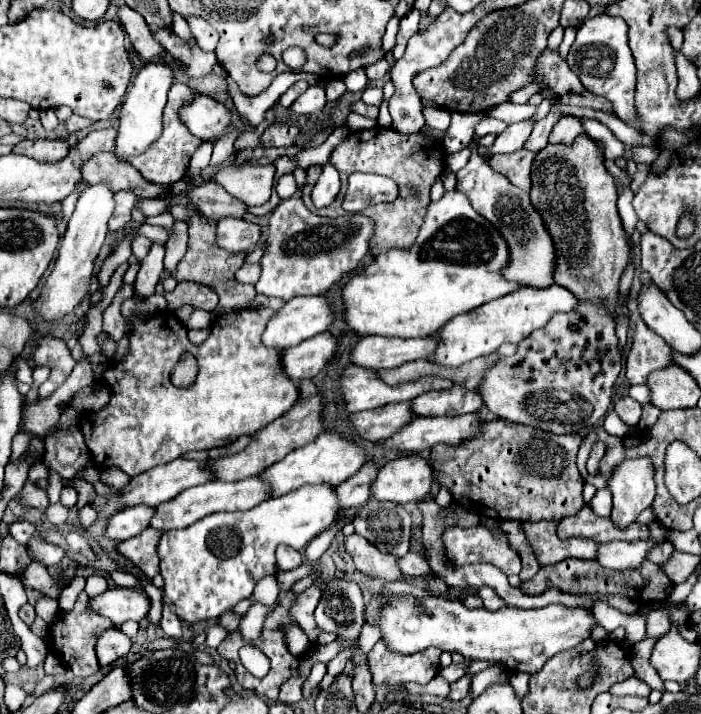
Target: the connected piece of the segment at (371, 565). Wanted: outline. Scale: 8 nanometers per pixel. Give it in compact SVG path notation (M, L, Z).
M359 534L347 536L345 548L347 548L347 552L351 554L351 558L355 562L355 568L359 572L367 574L367 576L389 580L389 582L407 578L407 576L403 576L403 572L397 566L397 562L399 562L397 556L379 552L373 544L363 540L363 536L359 536Z

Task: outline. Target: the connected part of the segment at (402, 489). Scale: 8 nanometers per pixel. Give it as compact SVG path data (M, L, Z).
M401 456L379 468L371 484L371 498L383 502L419 502L433 482L431 466L421 456Z

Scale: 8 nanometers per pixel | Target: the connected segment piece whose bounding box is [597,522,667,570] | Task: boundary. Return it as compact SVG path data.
M653 522L649 528L651 538L633 540L633 542L607 542L599 546L597 560L601 566L611 570L637 570L645 562L647 554L667 538L667 530L659 522Z

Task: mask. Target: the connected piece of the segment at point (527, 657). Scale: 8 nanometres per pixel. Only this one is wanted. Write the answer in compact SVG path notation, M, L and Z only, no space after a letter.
M373 596L367 606L367 622L377 624L383 630L383 640L395 652L415 654L429 646L437 646L445 652L459 652L469 660L493 660L509 668L511 672L535 674L555 654L571 650L589 638L595 616L591 610L565 608L559 604L521 610L505 606L497 612L485 608L469 610L459 600L447 598L393 598L383 606L381 596Z

